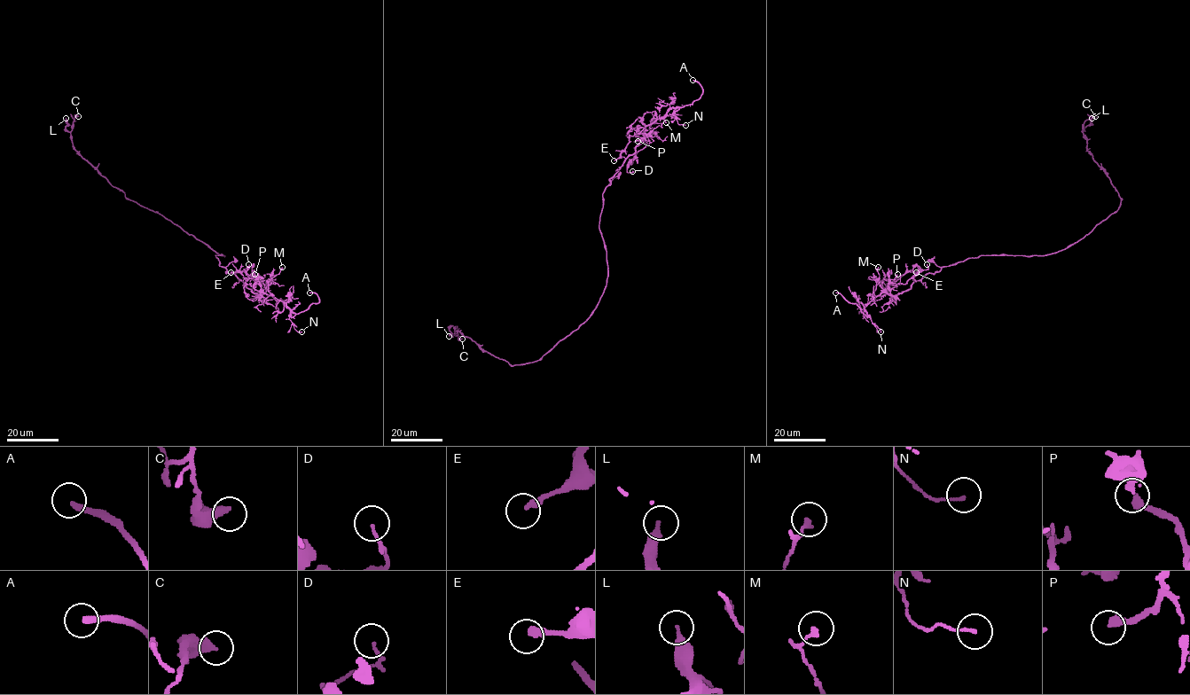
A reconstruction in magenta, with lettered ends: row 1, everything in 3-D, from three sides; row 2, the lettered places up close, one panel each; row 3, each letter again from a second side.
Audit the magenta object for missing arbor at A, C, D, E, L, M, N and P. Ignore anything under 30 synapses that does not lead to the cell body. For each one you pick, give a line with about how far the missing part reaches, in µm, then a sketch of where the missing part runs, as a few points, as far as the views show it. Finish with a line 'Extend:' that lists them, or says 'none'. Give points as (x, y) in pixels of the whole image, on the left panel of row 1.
A: Missing length about 10 µm. Course of what is missing: (309, 292), (296, 295), (295, 289)
Extend: A

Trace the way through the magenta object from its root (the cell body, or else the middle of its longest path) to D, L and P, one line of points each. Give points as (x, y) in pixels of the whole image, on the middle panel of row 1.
D: (606, 278), (606, 251), (598, 228), (603, 192), (624, 160), (649, 135), (629, 164), (627, 171), (632, 171)
L: (606, 278), (606, 286), (592, 314), (537, 360), (511, 365), (483, 350), (453, 326), (449, 328), (449, 336)
P: (606, 278), (606, 251), (598, 228), (603, 192), (624, 160), (635, 152), (645, 130), (644, 137), (638, 141)

